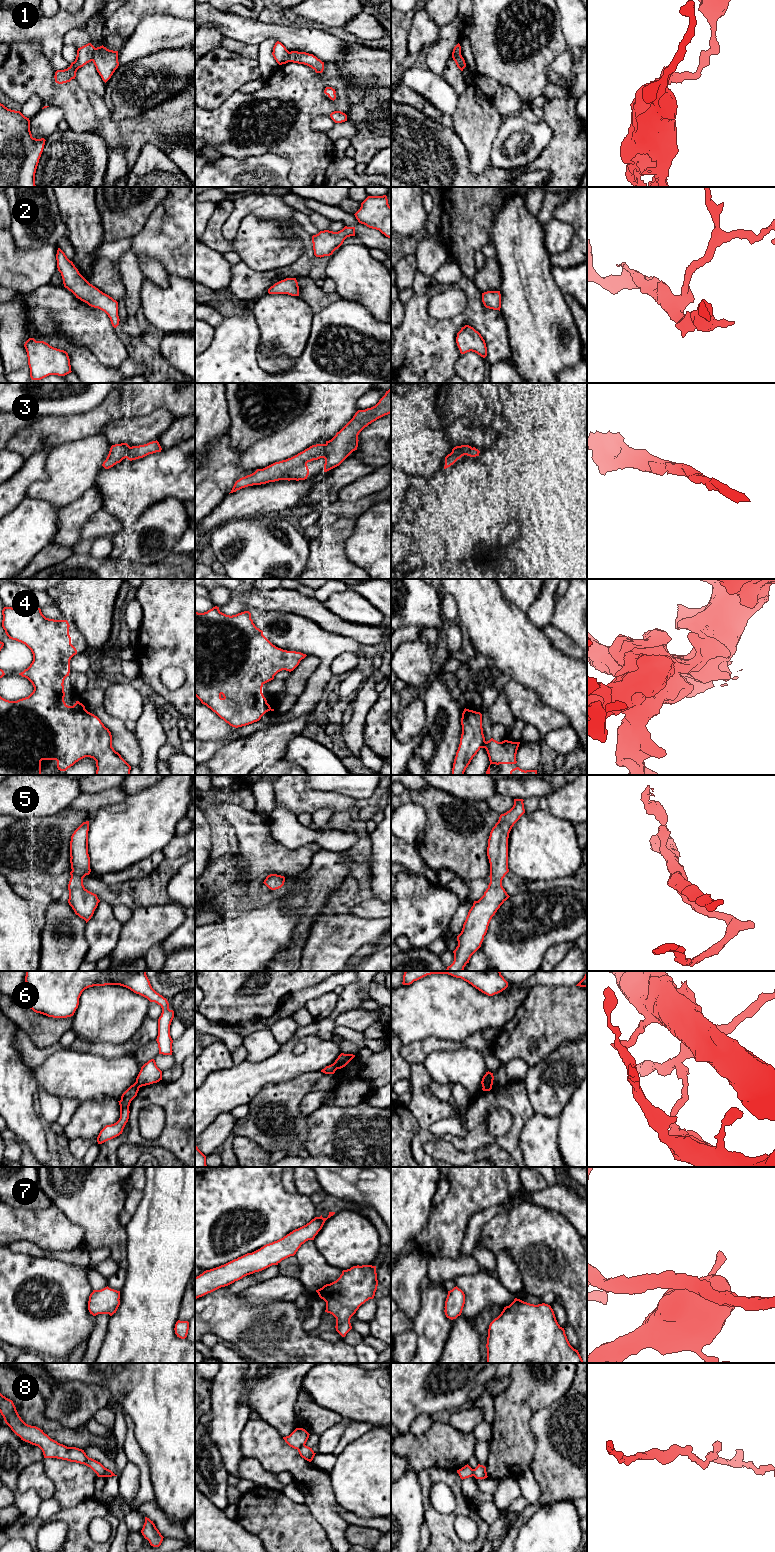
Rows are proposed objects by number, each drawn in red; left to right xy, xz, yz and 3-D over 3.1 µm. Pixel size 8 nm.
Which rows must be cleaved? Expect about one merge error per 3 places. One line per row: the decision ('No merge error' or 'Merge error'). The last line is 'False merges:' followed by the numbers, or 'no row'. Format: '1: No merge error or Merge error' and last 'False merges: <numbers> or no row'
1: Merge error
2: No merge error
3: No merge error
4: No merge error
5: No merge error
6: Merge error
7: No merge error
8: Merge error
False merges: 1, 6, 8

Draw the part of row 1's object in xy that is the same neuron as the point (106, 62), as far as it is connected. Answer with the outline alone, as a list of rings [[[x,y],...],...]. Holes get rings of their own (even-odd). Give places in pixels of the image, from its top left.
[[[102,45],[95,49],[92,61],[106,83],[119,66],[118,51],[109,50]]]

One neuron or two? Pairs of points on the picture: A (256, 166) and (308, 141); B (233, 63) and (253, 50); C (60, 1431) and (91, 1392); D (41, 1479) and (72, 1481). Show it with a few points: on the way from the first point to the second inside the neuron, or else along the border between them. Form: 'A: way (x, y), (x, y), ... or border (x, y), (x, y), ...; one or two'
A: border (255, 155), (285, 156), (290, 162), (288, 176); two
B: border (222, 47), (257, 60); two
C: border (43, 1413), (47, 1418), (67, 1427), (84, 1426); two
D: border (41, 1461), (46, 1475), (53, 1483), (53, 1496); two

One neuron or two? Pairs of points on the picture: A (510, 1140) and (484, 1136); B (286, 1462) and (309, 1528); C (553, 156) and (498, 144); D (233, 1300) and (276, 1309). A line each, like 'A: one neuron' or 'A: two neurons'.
A: one neuron
B: two neurons
C: two neurons
D: one neuron

